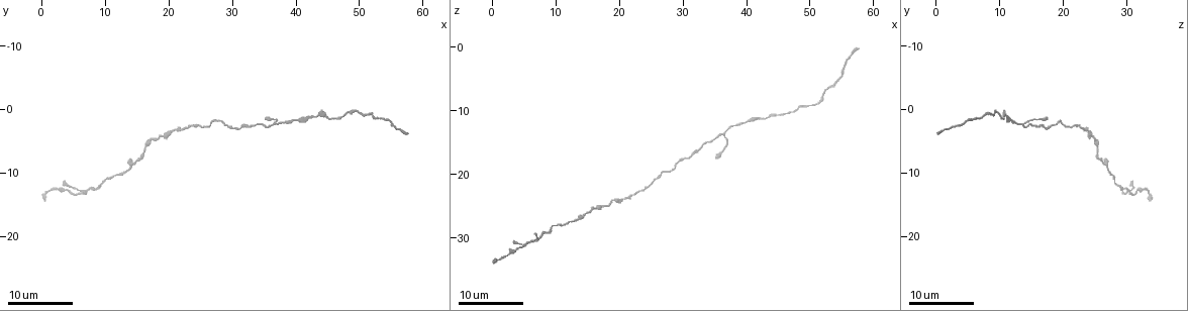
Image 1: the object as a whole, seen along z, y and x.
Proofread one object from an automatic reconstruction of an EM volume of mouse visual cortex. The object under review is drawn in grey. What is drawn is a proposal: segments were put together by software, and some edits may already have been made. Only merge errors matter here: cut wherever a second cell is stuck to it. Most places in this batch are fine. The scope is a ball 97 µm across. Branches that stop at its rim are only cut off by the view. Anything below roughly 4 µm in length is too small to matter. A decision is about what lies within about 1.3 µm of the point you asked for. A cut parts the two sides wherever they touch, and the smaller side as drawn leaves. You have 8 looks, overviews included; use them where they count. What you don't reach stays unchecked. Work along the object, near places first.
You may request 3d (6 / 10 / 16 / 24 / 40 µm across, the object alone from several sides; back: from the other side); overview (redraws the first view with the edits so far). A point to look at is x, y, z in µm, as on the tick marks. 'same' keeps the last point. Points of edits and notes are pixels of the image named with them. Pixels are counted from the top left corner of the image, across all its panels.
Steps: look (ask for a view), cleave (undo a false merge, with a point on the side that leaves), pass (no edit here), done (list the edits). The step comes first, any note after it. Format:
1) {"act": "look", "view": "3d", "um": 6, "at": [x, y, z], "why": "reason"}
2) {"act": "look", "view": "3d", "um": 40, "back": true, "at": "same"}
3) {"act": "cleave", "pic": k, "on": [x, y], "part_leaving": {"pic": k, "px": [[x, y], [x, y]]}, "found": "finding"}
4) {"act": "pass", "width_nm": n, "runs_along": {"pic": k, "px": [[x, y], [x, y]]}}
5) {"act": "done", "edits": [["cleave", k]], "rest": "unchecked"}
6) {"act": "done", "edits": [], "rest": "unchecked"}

{"act": "look", "view": "3d", "um": 24, "at": [28.5, 2.0, 19.0]}

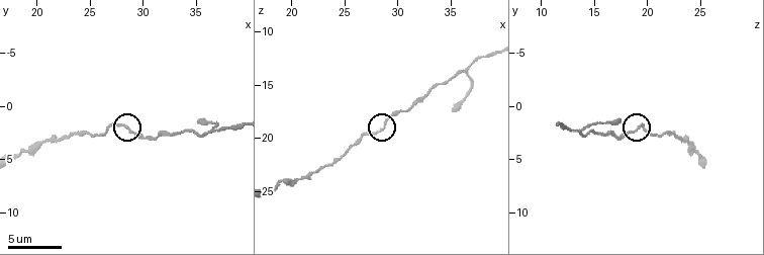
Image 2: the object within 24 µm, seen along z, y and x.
{"act": "look", "view": "3d", "um": 10, "at": [28.6, 2.2, 18.8]}

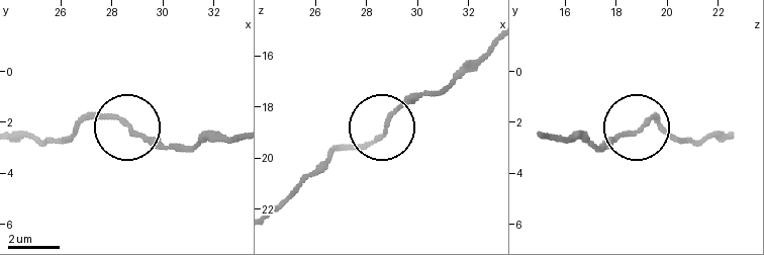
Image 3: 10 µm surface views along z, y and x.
{"act": "look", "view": "3d", "um": 10, "back": true, "at": [28.7, 2.3, 18.9]}

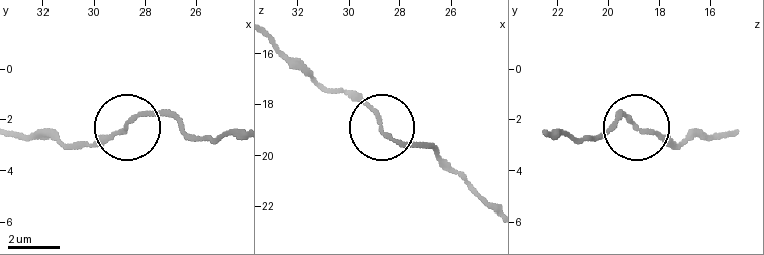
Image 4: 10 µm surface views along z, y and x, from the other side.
{"act": "pass", "side_arm_um": 40, "found": "continuous, no second cell"}

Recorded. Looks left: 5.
{"act": "look", "view": "3d", "um": 6, "at": [36.4, 2.4, 13.8], "why": "side arm on a straight run"}

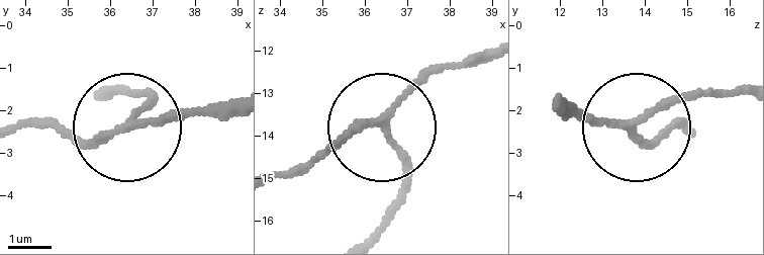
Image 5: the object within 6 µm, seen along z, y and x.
{"act": "look", "view": "3d", "um": 6, "back": true, "at": [36.40, 2.35, 13.65]}

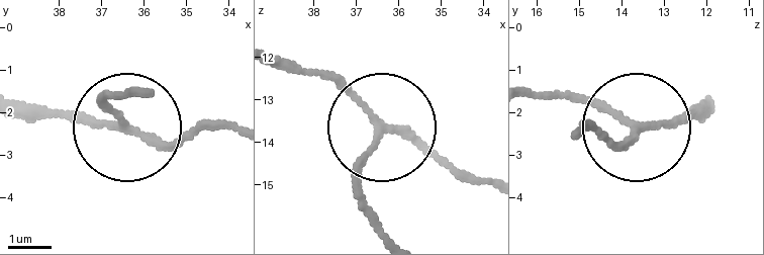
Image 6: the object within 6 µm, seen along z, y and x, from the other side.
{"act": "pass", "arms": 3, "runs_along": {"pic": 6, "px": [[573, 131], [619, 142], [631, 126], [580, 98], [540, 98]]}, "found": "one cell here"}

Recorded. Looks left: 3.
{"act": "look", "view": "3d", "um": 24, "at": [43.0, 1.0, 11.0], "why": "narrows sharply"}

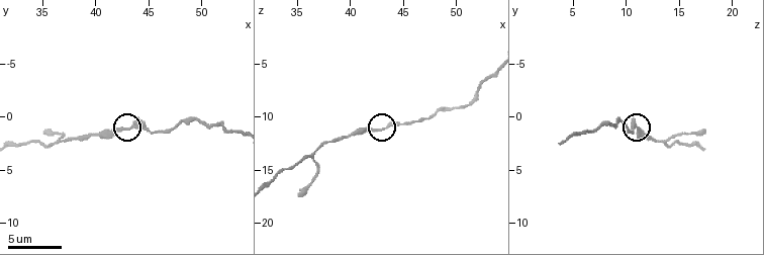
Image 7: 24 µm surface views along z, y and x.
{"act": "look", "view": "3d", "um": 10, "at": [42.6, 1.0, 11.2]}

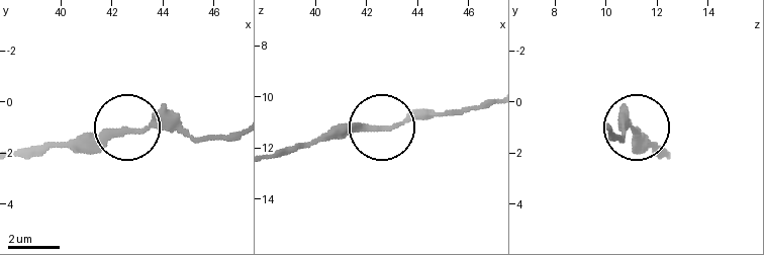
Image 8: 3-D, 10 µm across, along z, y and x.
{"act": "pass", "runs_along": {"pic": 8, "px": [[271, 158], [433, 114]]}, "found": "one cell here"}

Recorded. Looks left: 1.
{"act": "done", "edits": [], "rest": "unchecked"}

